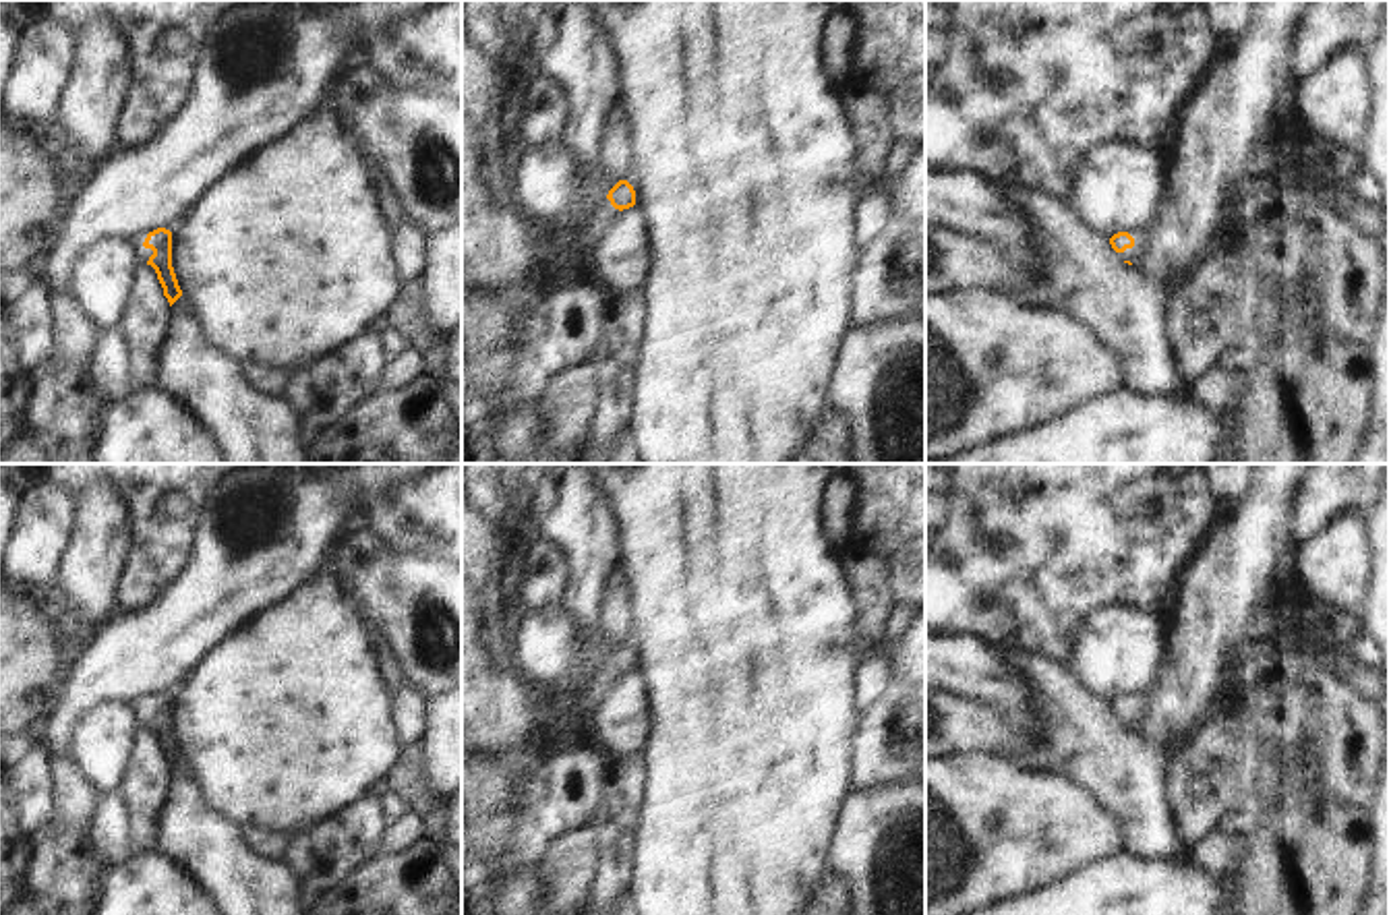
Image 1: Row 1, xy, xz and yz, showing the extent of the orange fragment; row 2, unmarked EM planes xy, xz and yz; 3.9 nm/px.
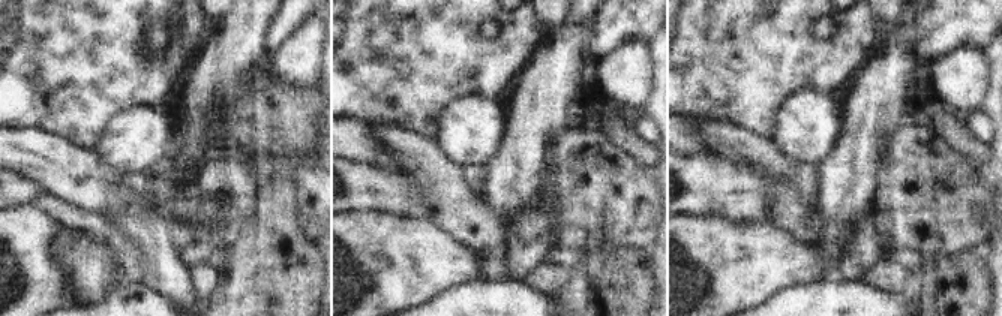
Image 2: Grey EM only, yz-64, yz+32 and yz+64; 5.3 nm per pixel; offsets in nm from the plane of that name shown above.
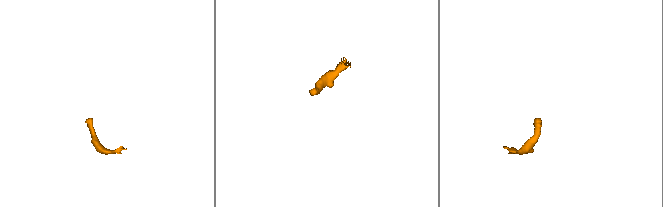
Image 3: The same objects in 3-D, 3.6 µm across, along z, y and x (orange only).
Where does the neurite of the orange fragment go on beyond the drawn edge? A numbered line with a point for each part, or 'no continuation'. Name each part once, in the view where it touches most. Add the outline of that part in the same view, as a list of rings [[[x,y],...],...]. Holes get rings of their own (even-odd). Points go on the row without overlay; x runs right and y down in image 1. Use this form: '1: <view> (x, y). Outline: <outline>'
1: xy (137, 704). Outline: [[[141,696],[141,698],[132,700],[132,702],[128,702],[128,706],[130,706],[130,710],[132,710],[132,714],[135,714],[137,722],[139,722],[139,729],[145,729],[149,725],[149,720],[153,718],[151,712],[143,710],[147,698],[149,696]]]

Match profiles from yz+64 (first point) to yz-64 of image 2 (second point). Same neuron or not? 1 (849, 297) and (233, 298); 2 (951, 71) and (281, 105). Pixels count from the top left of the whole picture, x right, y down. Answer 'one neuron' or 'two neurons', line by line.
1: two neurons
2: two neurons

